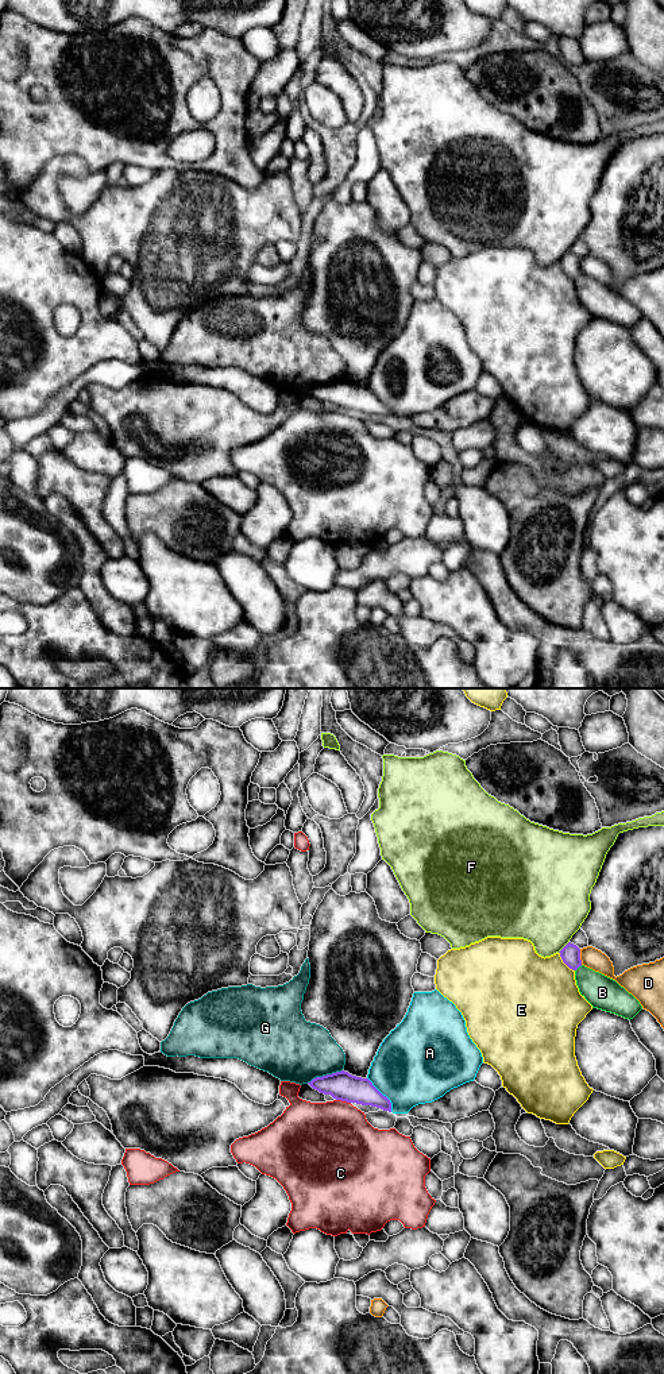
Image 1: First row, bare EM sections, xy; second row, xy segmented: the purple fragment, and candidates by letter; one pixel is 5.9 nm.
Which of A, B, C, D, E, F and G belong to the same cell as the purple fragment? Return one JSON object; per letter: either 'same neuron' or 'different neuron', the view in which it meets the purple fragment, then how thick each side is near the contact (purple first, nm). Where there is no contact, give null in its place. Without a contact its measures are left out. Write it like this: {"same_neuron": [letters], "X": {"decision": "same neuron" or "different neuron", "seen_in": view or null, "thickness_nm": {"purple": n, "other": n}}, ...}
{"same_neuron": [], "A": {"decision": "different neuron", "seen_in": "xy", "thickness_nm": {"purple": 170, "other": 460}}, "B": {"decision": "different neuron", "seen_in": "xy", "thickness_nm": {"purple": 120, "other": 200}}, "C": {"decision": "different neuron", "seen_in": "xy", "thickness_nm": {"purple": 170, "other": 480}}, "D": {"decision": "different neuron", "seen_in": "xy", "thickness_nm": {"purple": 120, "other": 120}}, "E": {"decision": "different neuron", "seen_in": "xy", "thickness_nm": {"purple": 120, "other": 460}}, "F": {"decision": "different neuron", "seen_in": "xy", "thickness_nm": {"purple": 120, "other": 440}}, "G": {"decision": "different neuron", "seen_in": "xy", "thickness_nm": {"purple": 170, "other": 380}}}

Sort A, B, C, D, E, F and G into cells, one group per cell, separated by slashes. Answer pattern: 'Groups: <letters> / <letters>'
Groups: A / B / C / D / E / F / G

